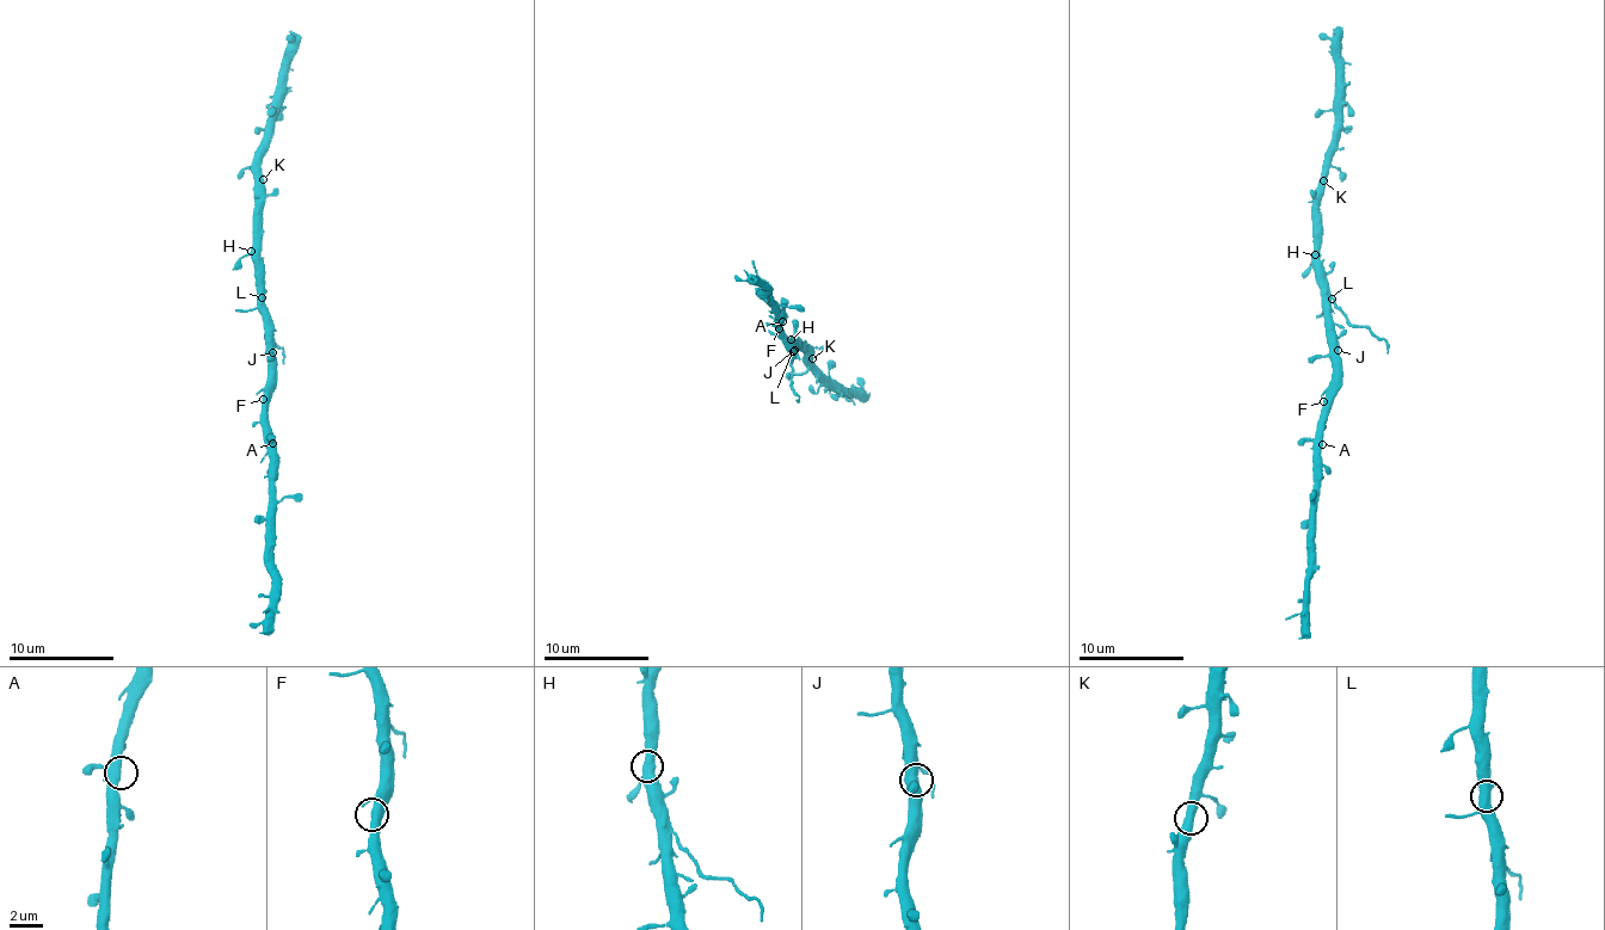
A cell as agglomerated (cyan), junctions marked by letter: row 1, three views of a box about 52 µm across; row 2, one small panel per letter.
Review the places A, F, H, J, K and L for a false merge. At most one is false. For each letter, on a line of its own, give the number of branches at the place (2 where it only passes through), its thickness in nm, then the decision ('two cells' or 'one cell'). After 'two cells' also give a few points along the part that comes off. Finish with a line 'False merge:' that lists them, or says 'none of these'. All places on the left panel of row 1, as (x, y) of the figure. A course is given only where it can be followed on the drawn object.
A: 4 | 440 nm | one cell
F: 3 | 440 nm | one cell
H: 3 | 420 nm | one cell
J: 3 | 440 nm | one cell
K: 2 | 550 nm | one cell
L: 3 | 340 nm | two cells | (262, 296), (266, 325), (272, 342), (282, 351), (283, 364)
False merge: L

